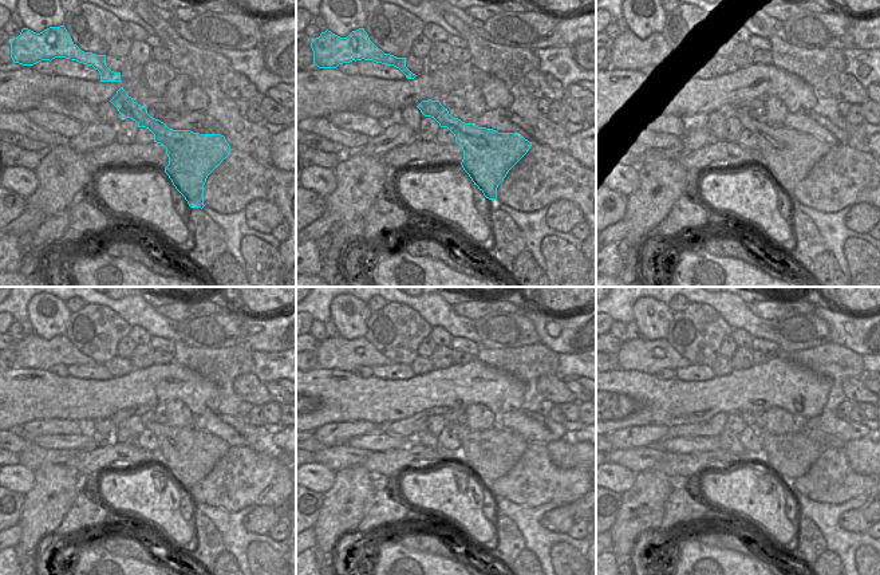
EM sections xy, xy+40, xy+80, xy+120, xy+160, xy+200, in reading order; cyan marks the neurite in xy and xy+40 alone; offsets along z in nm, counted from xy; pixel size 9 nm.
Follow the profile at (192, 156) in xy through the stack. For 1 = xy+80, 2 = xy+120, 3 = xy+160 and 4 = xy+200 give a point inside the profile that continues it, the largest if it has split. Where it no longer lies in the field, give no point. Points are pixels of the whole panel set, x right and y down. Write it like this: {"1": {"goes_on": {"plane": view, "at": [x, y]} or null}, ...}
{"1": {"goes_on": {"plane": "xy+80", "at": [788, 154]}}, "2": {"goes_on": {"plane": "xy+120", "at": [189, 455]}}, "3": {"goes_on": {"plane": "xy+160", "at": [490, 453]}}, "4": {"goes_on": {"plane": "xy+200", "at": [789, 456]}}}

